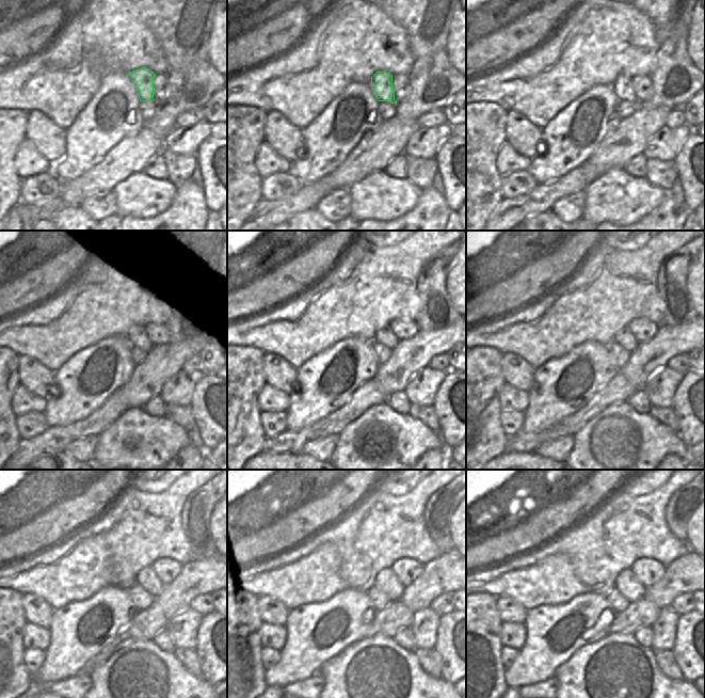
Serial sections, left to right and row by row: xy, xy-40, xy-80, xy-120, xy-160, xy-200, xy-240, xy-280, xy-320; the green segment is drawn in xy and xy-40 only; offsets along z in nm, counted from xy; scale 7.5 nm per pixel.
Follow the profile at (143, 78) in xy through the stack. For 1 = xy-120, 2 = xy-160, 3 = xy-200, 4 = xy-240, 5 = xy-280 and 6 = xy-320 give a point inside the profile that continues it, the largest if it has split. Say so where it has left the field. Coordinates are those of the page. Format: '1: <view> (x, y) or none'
1: xy-120 (145, 337)
2: xy-160 (386, 336)
3: xy-200 (624, 337)
4: xy-240 (146, 577)
5: xy-280 (387, 581)
6: xy-320 (627, 584)

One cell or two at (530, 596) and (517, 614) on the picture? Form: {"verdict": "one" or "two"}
{"verdict": "two"}

